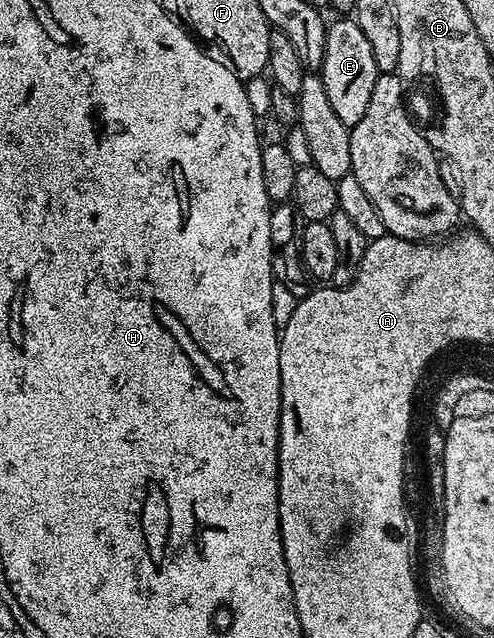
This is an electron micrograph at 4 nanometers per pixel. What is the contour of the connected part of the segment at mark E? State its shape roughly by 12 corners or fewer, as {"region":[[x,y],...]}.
{"region":[[355,19],[327,26],[324,81],[338,119],[366,115],[377,79]]}

